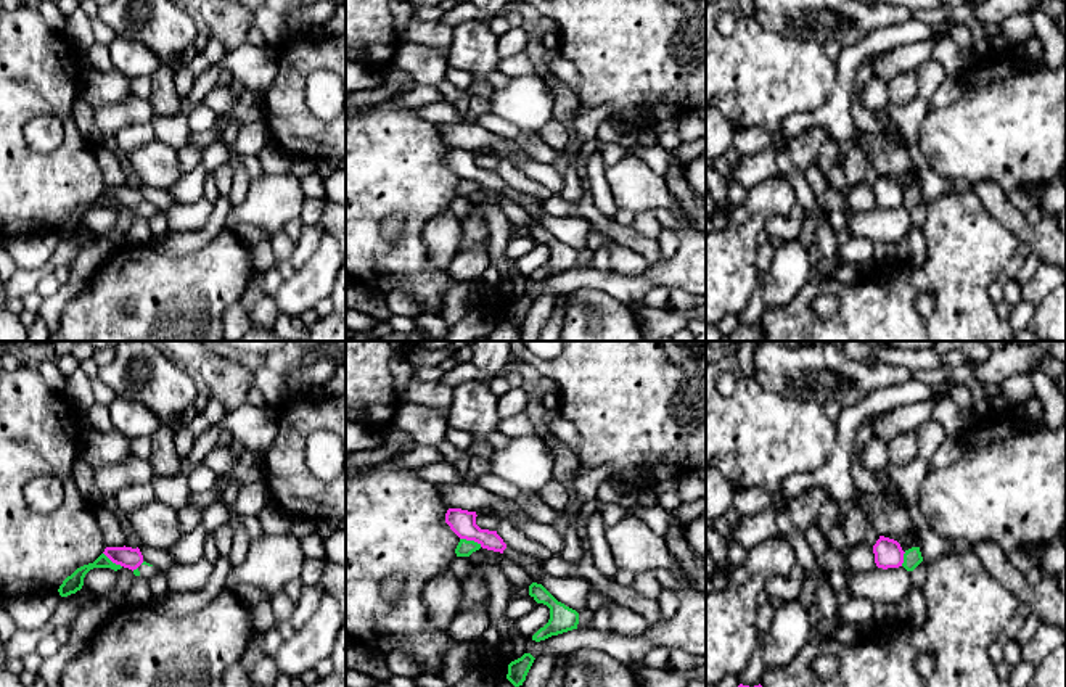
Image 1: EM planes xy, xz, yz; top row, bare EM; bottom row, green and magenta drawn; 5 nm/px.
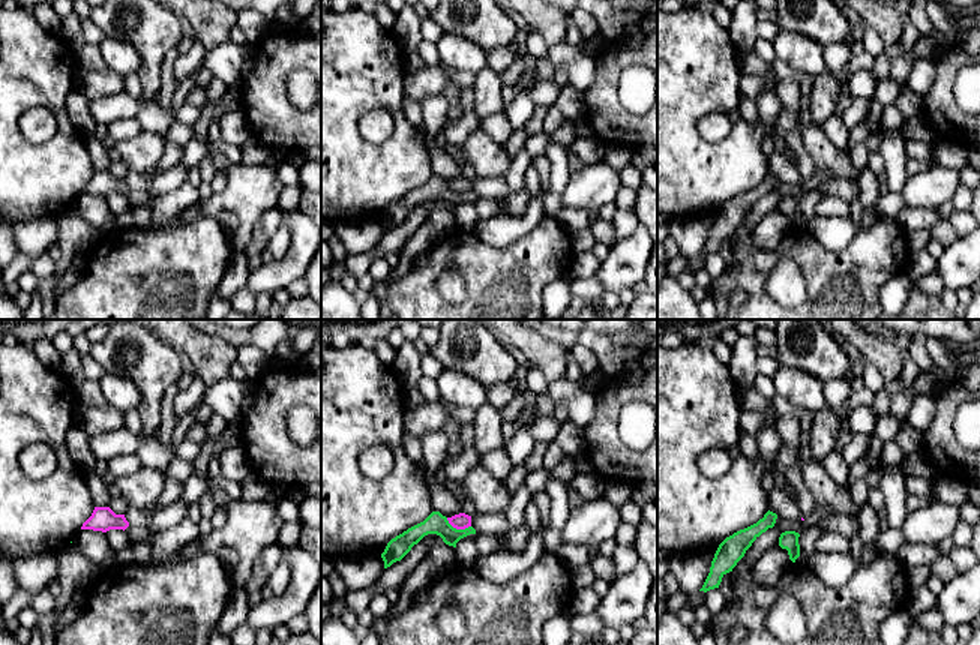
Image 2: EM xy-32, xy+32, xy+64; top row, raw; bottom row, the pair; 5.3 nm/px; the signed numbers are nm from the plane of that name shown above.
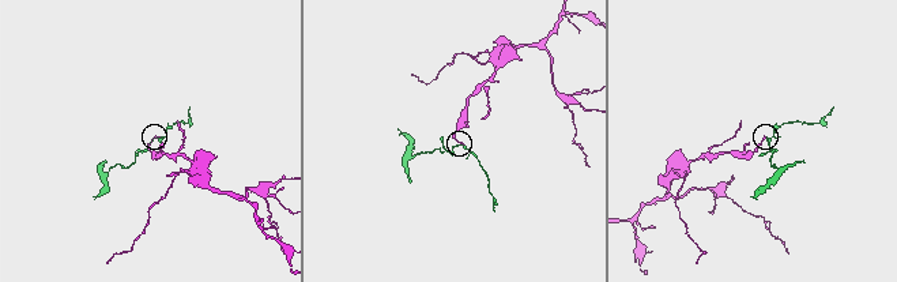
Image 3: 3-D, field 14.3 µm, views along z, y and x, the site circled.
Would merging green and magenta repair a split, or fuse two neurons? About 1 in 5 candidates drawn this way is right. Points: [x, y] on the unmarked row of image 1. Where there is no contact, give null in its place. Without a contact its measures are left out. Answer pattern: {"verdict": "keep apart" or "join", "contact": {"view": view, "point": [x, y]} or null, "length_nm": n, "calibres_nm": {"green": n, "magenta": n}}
{"verdict": "keep apart", "contact": {"view": "xz", "point": [471, 181]}, "length_nm": 120, "calibres_nm": {"green": 80, "magenta": 130}}

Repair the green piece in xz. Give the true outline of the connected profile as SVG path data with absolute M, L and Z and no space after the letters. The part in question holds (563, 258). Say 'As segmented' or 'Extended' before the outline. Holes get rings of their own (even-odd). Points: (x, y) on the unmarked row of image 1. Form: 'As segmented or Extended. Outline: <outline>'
As segmented. Outline: M532 222L529 225L529 235L537 243L543 243L550 248L548 262L532 275L532 280L540 282L551 275L577 269L579 253L558 241L542 224Z

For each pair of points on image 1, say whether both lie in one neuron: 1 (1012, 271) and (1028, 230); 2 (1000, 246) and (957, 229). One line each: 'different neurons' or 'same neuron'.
1: different neurons
2: same neuron

